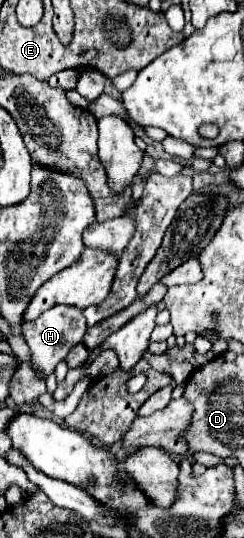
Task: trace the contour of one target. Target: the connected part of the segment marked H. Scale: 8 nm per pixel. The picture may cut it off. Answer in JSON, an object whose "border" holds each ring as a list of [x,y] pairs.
{"border":[[[57,304],[57,306],[49,308],[37,320],[25,322],[23,338],[31,348],[31,356],[33,356],[33,362],[37,364],[37,368],[49,376],[55,370],[55,366],[67,356],[71,346],[75,346],[75,342],[81,342],[85,330],[87,330],[87,324],[85,324],[85,316],[83,316],[81,308]]]}

